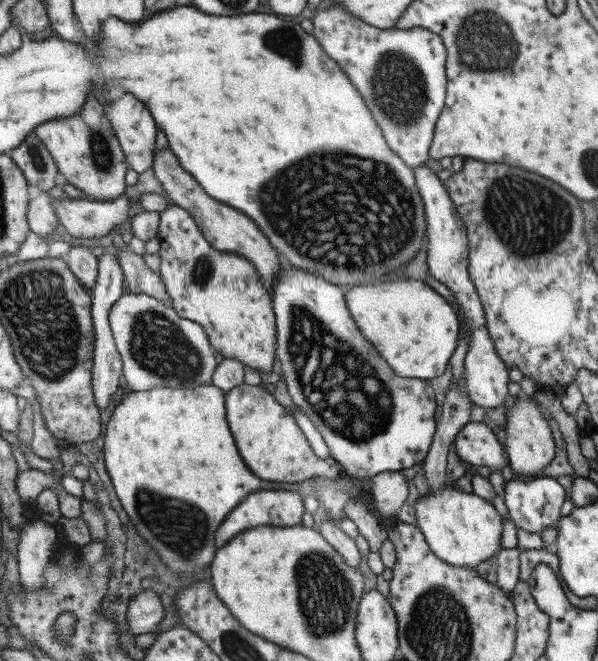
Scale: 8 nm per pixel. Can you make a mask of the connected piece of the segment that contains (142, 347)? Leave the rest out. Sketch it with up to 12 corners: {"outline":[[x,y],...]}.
{"outline":[[124,294],[110,325],[133,391],[199,388],[217,354],[198,322]]}

